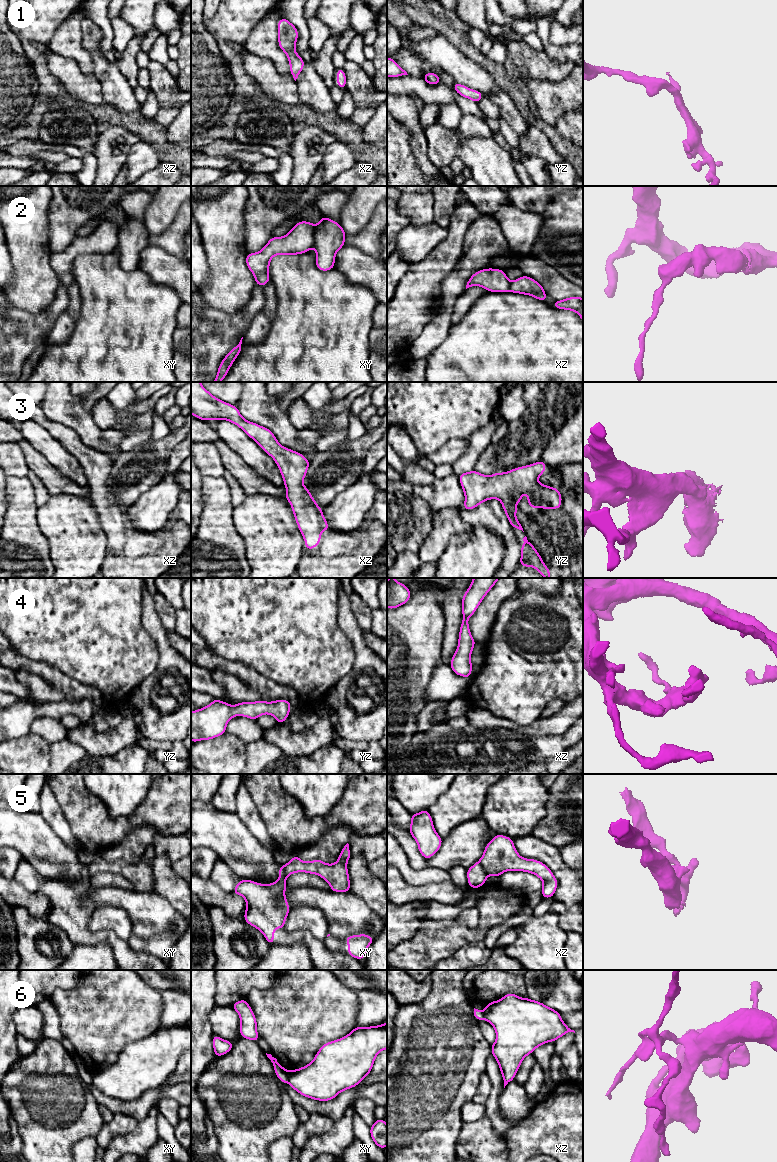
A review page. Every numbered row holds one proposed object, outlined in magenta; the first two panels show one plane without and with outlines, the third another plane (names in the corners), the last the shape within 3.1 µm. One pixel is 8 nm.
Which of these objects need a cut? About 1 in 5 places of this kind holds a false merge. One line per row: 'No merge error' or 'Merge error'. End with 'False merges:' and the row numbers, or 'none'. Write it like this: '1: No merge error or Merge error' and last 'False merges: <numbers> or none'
1: No merge error
2: Merge error
3: No merge error
4: No merge error
5: Merge error
6: Merge error
False merges: 2, 5, 6

